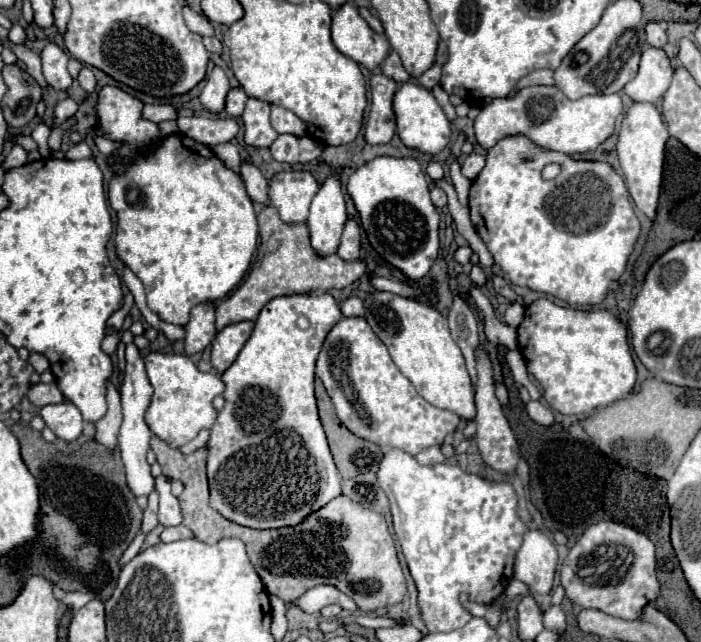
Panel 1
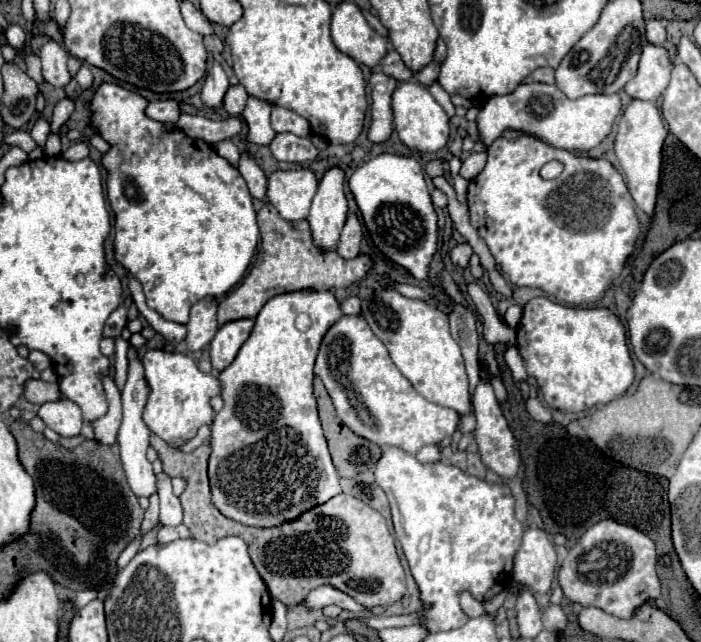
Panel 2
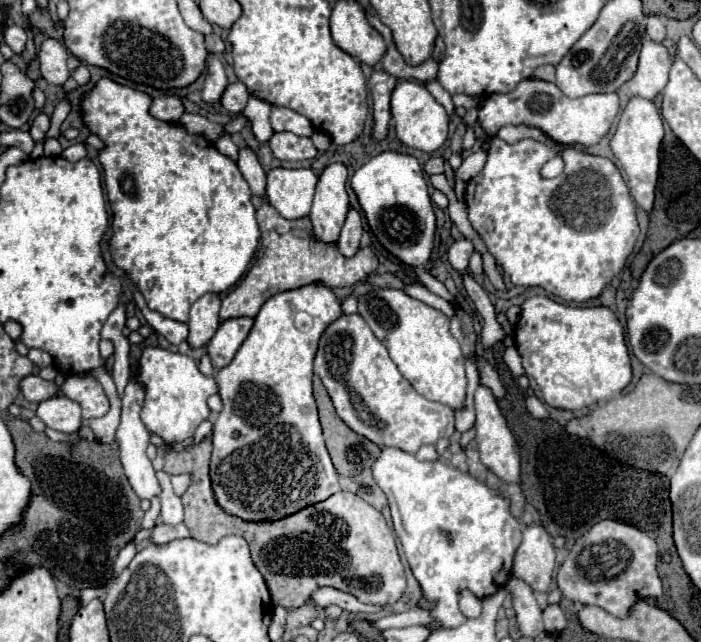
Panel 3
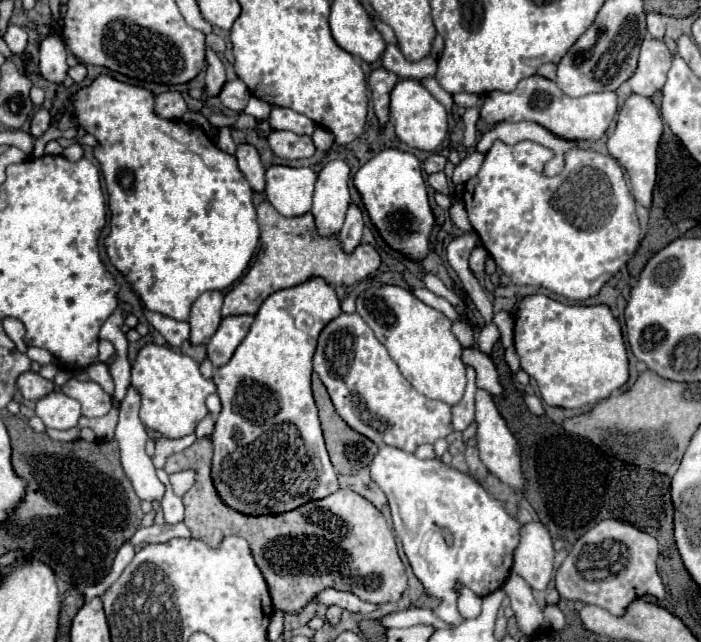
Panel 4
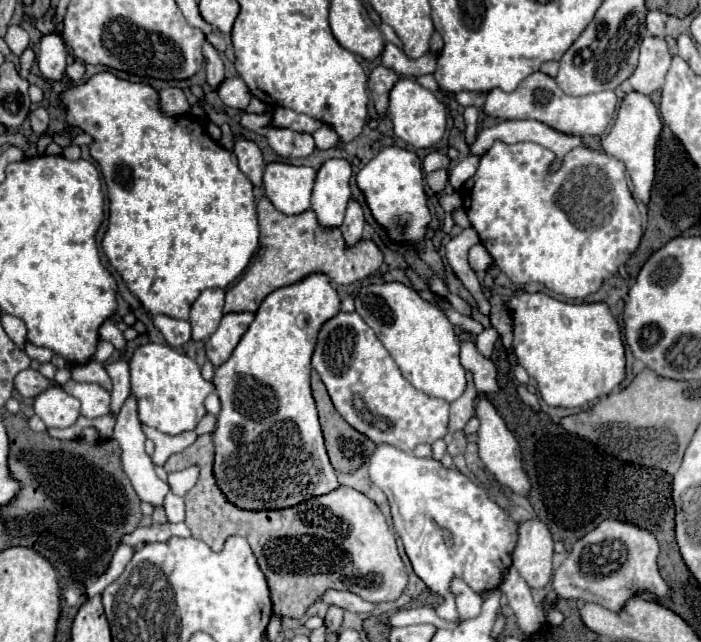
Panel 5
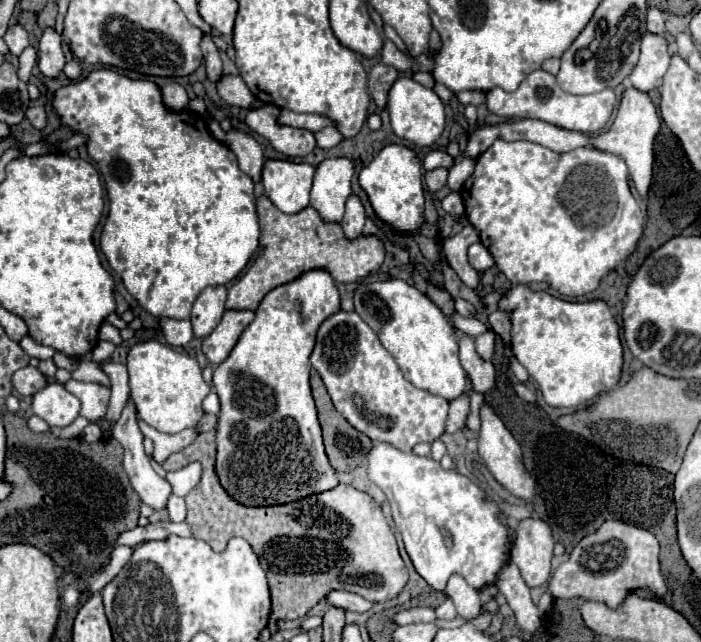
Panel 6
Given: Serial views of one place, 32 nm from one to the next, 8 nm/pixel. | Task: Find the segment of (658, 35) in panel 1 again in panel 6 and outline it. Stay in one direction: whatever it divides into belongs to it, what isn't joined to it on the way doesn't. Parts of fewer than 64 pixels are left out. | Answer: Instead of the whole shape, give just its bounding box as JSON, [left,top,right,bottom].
[646,8,666,36]

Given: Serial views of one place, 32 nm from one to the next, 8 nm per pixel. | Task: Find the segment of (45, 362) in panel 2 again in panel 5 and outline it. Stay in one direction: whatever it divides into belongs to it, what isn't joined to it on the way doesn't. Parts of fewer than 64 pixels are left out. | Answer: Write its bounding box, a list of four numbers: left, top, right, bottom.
[26,342,54,362]

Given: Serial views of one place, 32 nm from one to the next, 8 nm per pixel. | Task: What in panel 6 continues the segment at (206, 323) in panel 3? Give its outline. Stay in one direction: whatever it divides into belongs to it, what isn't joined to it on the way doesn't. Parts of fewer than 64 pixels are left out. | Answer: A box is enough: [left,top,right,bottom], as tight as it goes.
[192,286,226,338]

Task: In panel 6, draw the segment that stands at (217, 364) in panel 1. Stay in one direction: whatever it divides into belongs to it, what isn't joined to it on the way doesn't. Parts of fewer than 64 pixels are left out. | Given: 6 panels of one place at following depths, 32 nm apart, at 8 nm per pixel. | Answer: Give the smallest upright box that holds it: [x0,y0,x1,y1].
[202,310,254,364]

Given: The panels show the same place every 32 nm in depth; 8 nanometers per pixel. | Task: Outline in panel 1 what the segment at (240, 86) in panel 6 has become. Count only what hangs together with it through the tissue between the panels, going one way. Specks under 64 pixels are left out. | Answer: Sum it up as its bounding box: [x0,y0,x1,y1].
[226,88,248,118]

